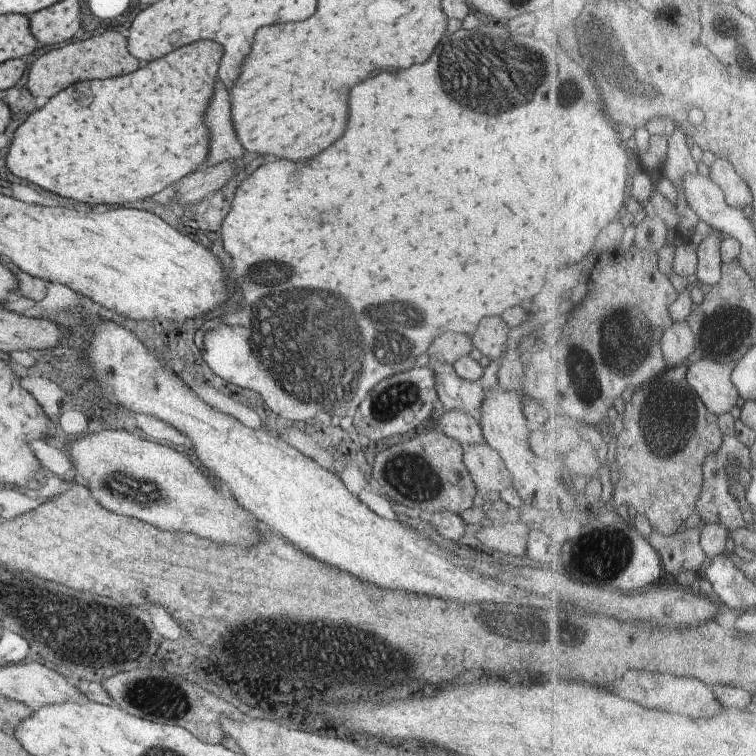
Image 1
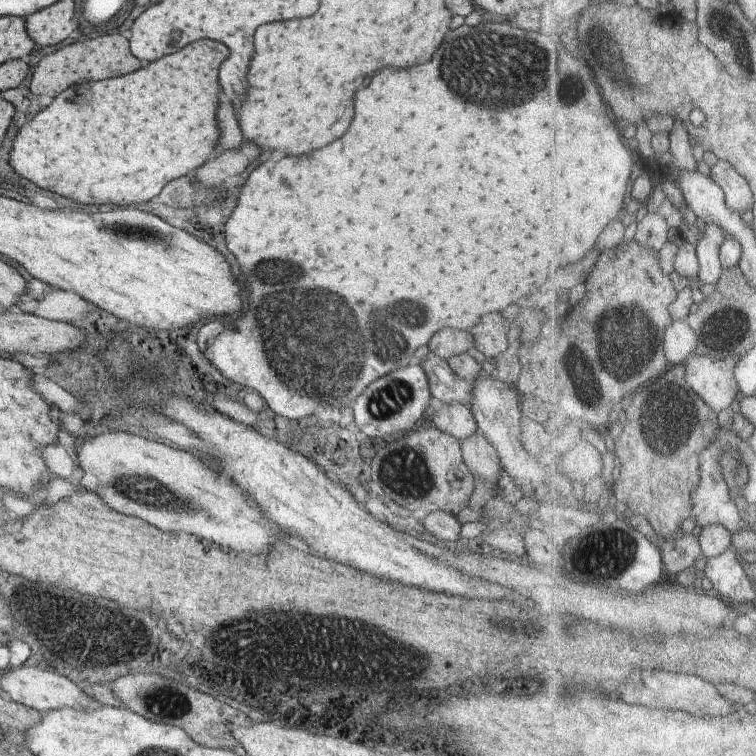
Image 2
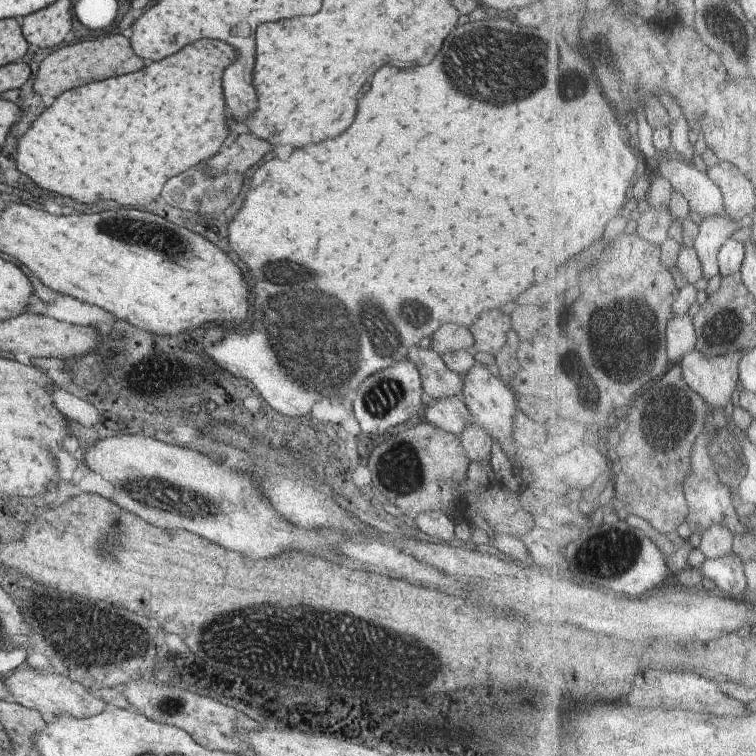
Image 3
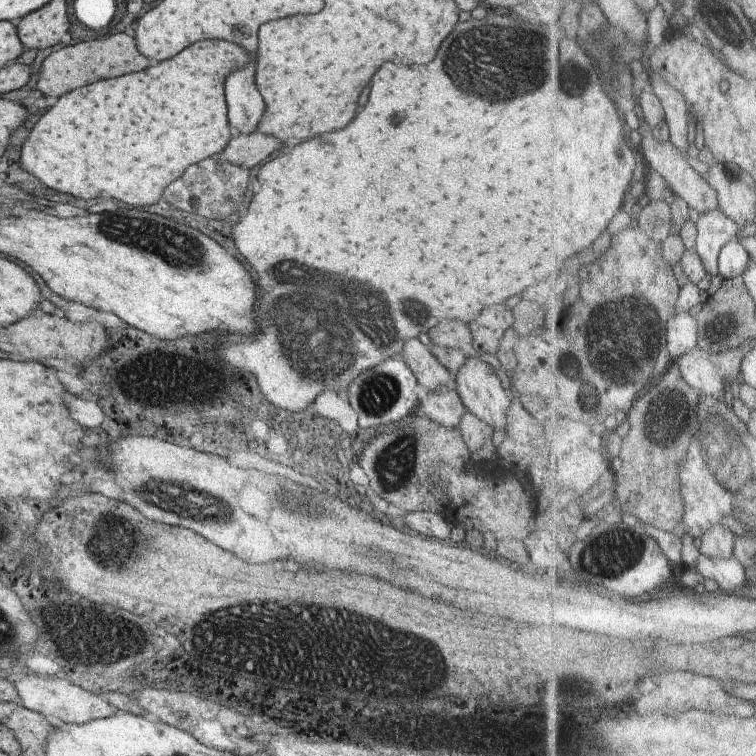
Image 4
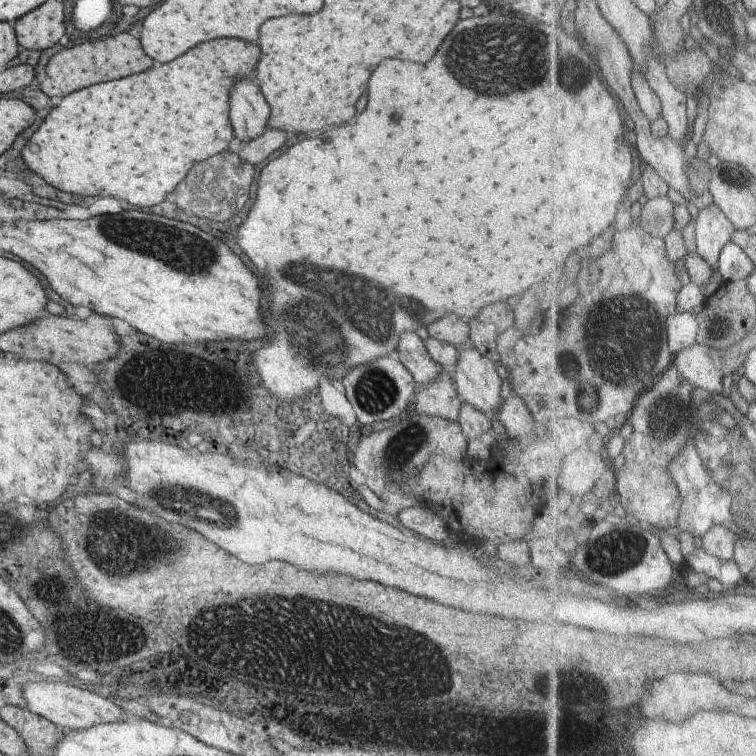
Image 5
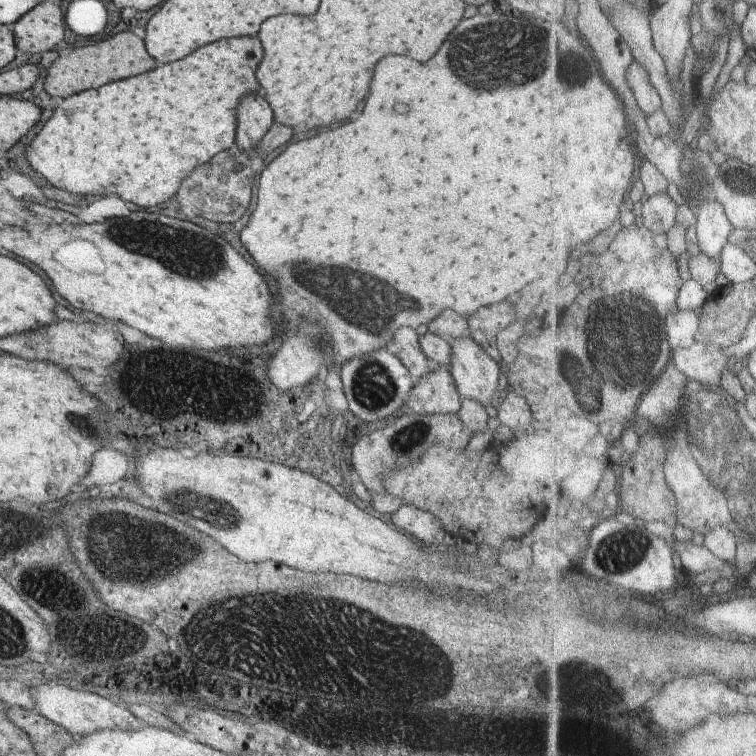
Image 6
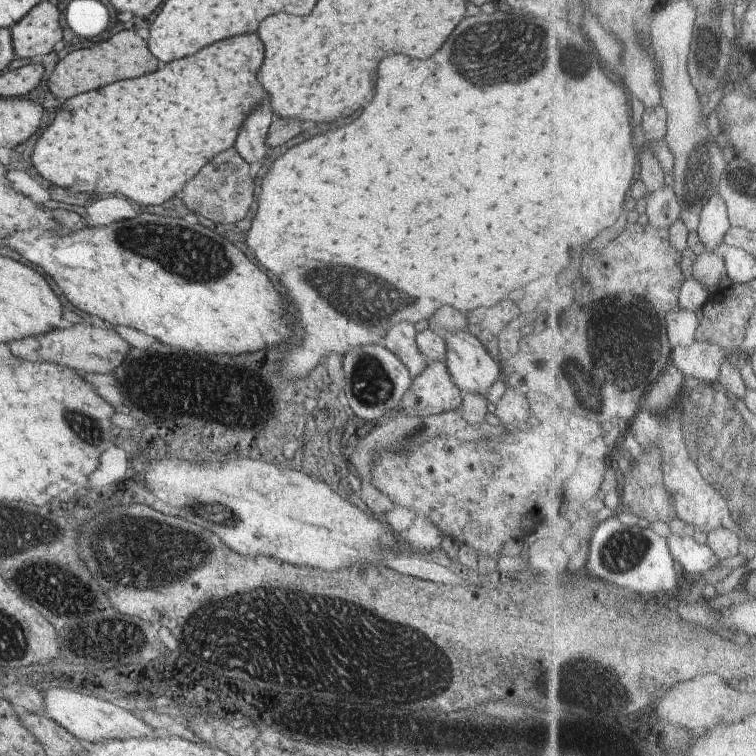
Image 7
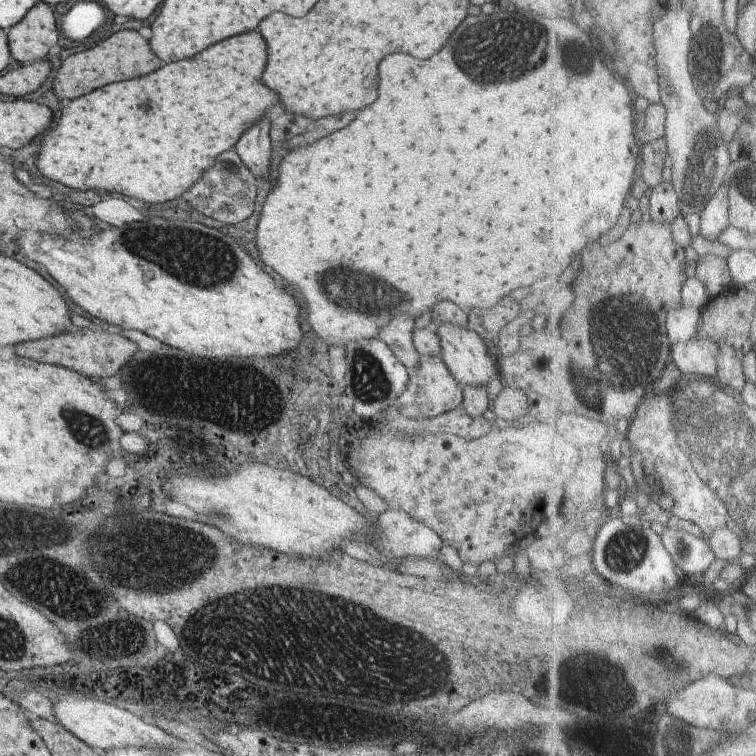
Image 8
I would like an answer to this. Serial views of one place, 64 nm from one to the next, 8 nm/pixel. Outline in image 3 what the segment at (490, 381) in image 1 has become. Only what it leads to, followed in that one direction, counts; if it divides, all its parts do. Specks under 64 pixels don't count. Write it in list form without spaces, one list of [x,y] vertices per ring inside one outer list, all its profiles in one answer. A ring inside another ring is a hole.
[[[415,343],[406,350],[405,358],[416,368],[422,392],[429,398],[437,399],[439,395],[461,397],[462,380],[444,365],[433,349],[421,348]]]

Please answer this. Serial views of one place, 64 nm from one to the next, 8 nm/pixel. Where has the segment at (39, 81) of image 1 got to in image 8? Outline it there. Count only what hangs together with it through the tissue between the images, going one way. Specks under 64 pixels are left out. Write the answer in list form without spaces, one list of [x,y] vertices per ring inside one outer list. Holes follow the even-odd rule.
[[[133,29],[119,30],[93,48],[66,57],[53,78],[52,90],[55,96],[67,104],[69,100],[90,93],[91,90],[101,88],[103,85],[149,74],[159,64],[161,64],[159,59],[151,54],[147,39]]]

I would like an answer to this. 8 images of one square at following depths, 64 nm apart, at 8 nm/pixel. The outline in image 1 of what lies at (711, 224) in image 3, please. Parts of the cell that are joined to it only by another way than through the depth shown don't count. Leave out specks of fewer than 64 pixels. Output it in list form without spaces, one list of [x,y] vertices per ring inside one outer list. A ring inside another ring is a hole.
[[[713,229],[713,234],[707,240],[704,240],[698,248],[700,262],[696,276],[705,285],[714,287],[723,279],[722,245],[724,240],[725,235],[717,229]]]

